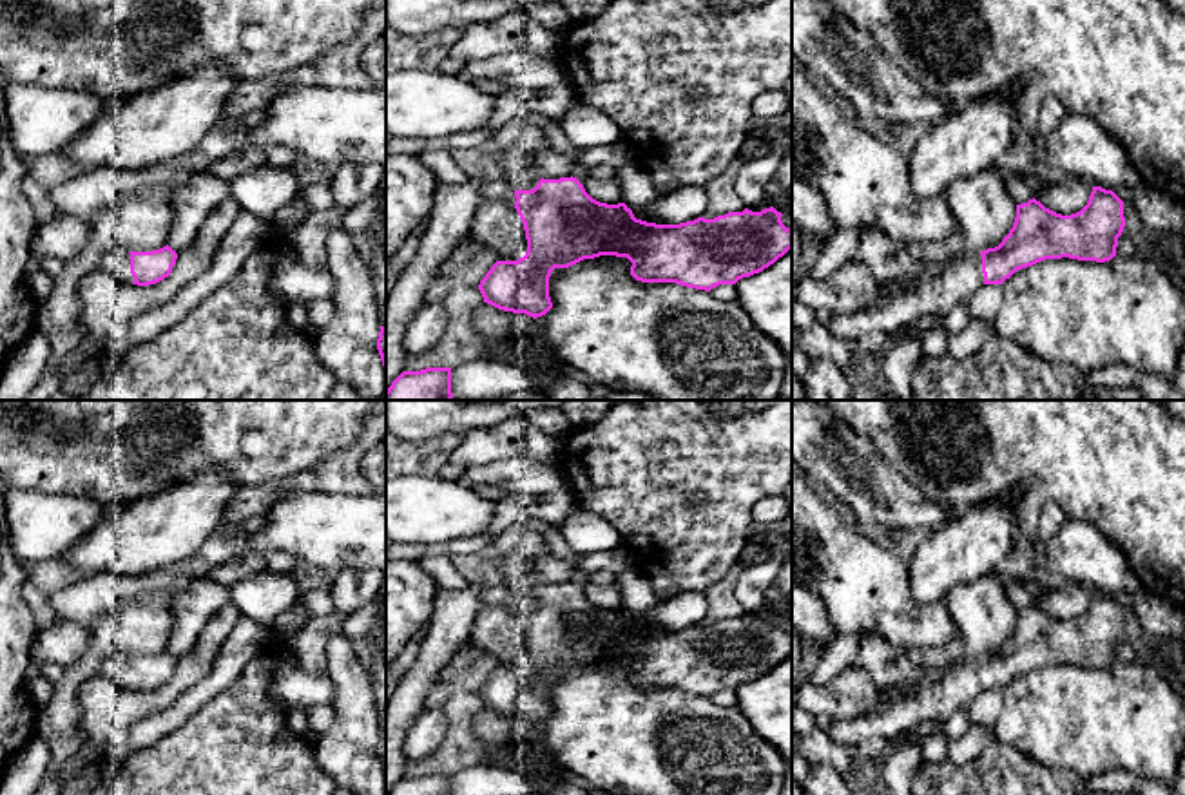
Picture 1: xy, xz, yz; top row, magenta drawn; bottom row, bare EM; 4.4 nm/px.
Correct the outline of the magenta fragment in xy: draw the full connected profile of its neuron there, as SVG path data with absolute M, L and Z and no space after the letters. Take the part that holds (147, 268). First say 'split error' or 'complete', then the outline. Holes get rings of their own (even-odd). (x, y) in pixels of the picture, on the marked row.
split error; M167 244L152 252L129 252L114 248L105 254L101 270L112 273L121 283L149 286L170 275L178 254Z

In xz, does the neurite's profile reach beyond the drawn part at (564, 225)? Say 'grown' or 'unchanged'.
grown

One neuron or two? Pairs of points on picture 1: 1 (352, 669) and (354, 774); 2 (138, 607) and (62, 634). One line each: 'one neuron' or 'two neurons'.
1: one neuron
2: two neurons

